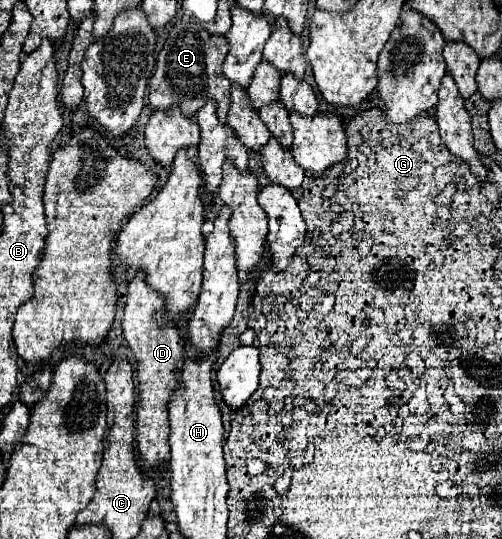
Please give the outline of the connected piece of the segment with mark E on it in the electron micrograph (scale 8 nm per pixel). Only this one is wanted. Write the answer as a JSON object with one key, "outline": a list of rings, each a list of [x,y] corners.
{"outline":[[[177,21],[169,37],[157,55],[157,69],[149,79],[149,105],[151,111],[167,111],[175,105],[181,109],[185,117],[195,117],[197,109],[201,109],[207,101],[217,101],[217,119],[221,125],[227,121],[229,109],[229,87],[231,83],[223,77],[221,65],[229,51],[225,37],[209,35],[195,21]]]}

